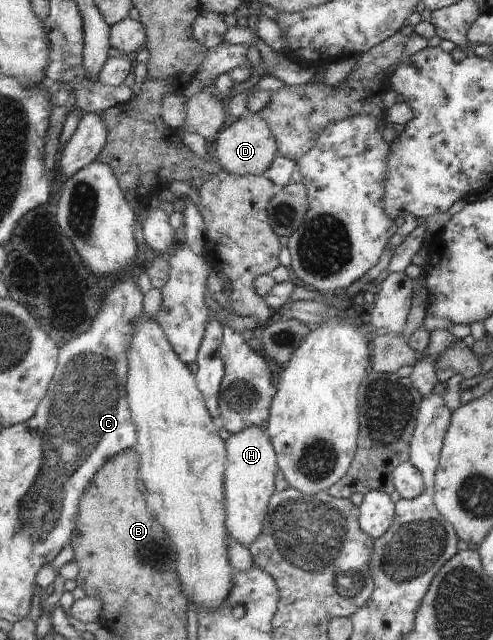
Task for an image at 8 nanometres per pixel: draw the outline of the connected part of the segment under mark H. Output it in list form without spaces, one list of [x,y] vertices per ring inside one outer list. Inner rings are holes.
[[[247,428],[241,434],[232,434],[226,442],[229,464],[227,465],[227,526],[235,540],[250,547],[265,532],[272,498],[279,492],[277,474],[280,470],[278,452],[268,435],[267,428]]]

